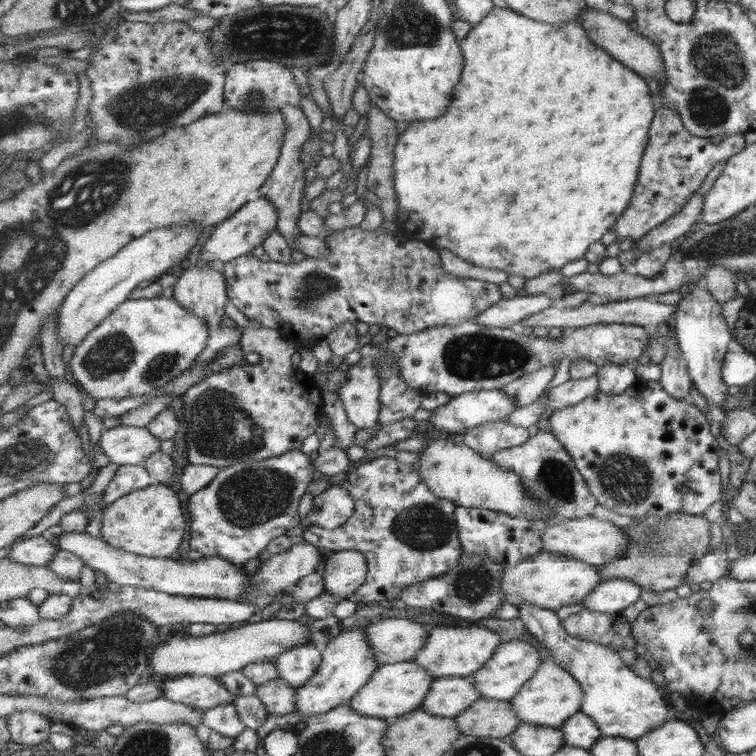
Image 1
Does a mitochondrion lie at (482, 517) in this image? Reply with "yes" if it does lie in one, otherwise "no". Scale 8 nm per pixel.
no

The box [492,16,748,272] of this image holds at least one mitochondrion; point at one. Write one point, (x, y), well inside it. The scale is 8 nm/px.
(715, 55)

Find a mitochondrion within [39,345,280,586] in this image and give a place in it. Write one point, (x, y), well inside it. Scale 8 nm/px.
(222, 429)

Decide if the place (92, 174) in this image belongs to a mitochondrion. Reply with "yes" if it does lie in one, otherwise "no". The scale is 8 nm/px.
yes

